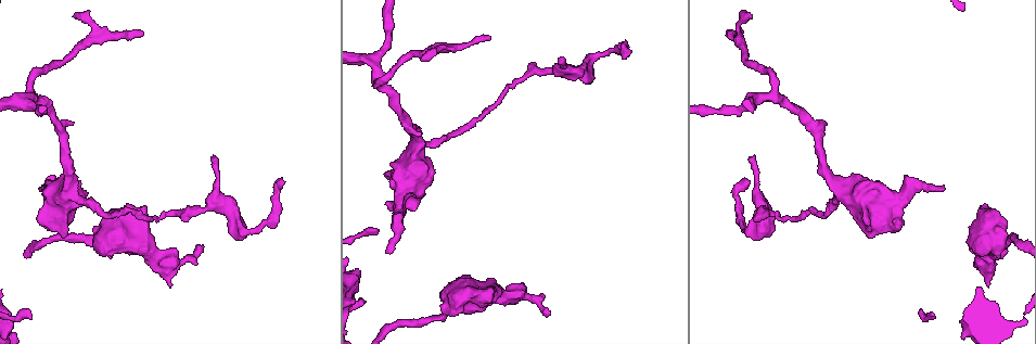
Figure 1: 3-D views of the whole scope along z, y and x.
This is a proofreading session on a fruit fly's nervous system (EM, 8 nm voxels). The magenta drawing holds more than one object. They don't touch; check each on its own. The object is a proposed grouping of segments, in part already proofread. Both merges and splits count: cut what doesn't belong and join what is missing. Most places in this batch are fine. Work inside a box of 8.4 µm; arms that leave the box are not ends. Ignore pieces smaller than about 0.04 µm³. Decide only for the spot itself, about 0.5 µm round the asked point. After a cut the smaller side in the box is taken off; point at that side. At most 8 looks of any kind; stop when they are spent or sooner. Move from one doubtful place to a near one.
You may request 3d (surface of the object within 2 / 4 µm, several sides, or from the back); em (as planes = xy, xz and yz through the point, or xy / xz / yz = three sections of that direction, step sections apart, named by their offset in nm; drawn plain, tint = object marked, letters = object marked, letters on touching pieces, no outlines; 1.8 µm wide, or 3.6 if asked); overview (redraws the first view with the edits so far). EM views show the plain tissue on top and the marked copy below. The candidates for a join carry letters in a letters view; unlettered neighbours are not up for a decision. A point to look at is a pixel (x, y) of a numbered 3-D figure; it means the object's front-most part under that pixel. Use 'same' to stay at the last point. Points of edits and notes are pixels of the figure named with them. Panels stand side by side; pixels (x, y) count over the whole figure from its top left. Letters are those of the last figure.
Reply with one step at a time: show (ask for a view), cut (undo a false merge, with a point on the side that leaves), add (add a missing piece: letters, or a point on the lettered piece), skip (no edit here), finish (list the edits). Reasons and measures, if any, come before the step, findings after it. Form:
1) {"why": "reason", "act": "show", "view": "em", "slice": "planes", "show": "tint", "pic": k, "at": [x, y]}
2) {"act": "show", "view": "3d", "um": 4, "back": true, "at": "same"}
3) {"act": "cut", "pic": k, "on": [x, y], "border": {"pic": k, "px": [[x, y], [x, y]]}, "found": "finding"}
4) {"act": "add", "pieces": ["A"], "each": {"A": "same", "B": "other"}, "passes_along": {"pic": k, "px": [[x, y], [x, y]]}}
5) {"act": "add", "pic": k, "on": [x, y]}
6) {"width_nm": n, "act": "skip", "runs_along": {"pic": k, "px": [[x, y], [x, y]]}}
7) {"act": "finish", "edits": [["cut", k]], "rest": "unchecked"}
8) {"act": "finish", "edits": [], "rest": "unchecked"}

{"why": "branch stops here", "act": "show", "view": "3d", "um": 4, "pic": 1, "at": [41, 188]}

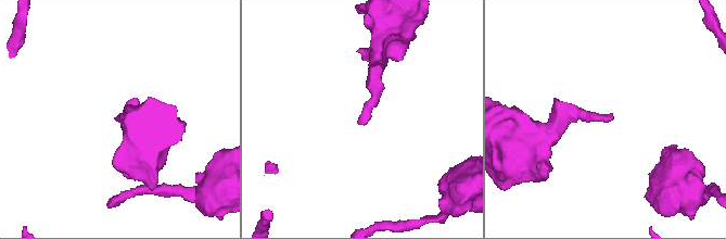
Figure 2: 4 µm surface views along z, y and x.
{"act": "show", "view": "em", "um": 3.6, "slice": "planes", "show": "letters", "pic": 2, "at": [115, 118]}

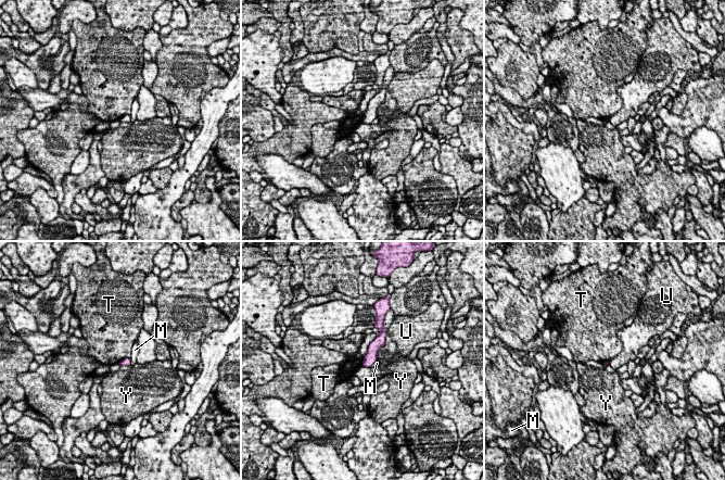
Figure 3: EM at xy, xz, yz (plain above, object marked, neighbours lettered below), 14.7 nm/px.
{"act": "skip", "each": {"M": "other", "T": "other", "U": "other", "Y": "other"}, "border": {"pic": 3, "px": [[129, 357], [124, 357], [118, 363]]}, "found": "none of them fits"}

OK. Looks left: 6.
{"why": "free end", "act": "show", "view": "3d", "um": 4, "pic": 1, "at": [146, 206]}

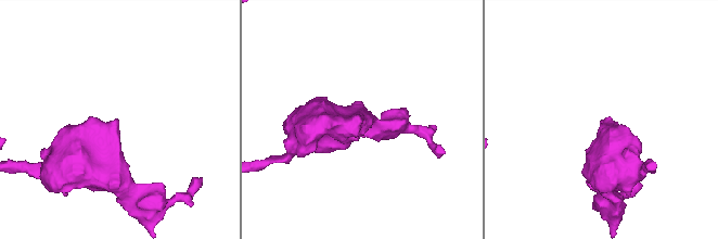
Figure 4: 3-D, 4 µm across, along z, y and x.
{"why": "now the EM", "act": "show", "view": "em", "slice": "yz", "step": 4, "show": "tint", "pic": 4, "at": [602, 121]}

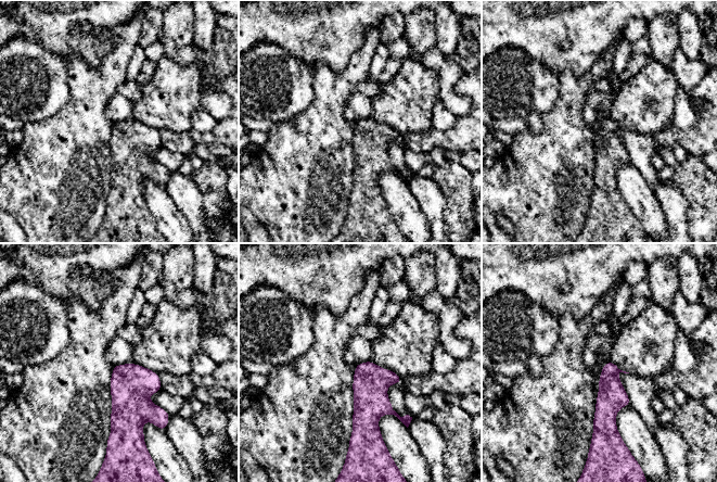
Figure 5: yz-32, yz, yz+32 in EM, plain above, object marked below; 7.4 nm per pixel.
{"why": "another direction", "act": "show", "view": "em", "slice": "planes", "show": "letters", "at": "same"}

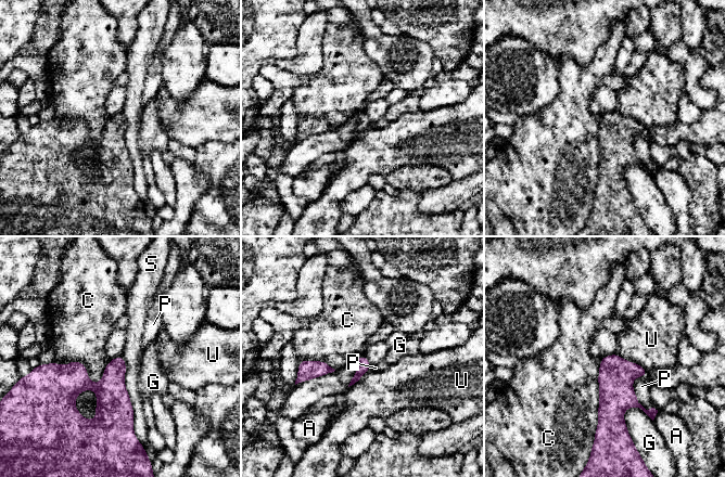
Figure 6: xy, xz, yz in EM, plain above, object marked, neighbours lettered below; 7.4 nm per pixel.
{"act": "skip", "each": {"A": "other", "C": "other", "G": "other", "P": "other", "S": "other", "U": "other"}, "border": {"pic": 6, "px": [[121, 356], [135, 432]]}, "found": "no lettered piece goes on from it"}

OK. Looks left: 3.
{"why": "an open end", "act": "show", "view": "3d", "um": 4, "back": true, "pic": 1, "at": [203, 248]}

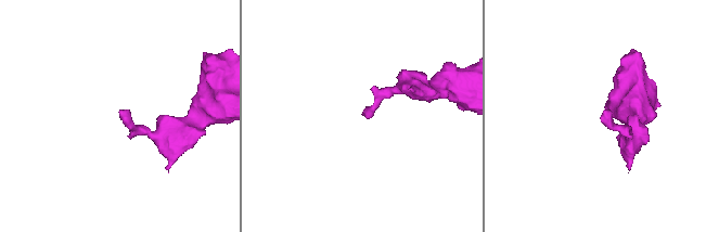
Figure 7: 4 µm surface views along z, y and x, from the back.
{"why": "now the EM", "act": "show", "view": "em", "slice": "xz", "step": 16, "show": "tint", "pic": 7, "at": [120, 112]}

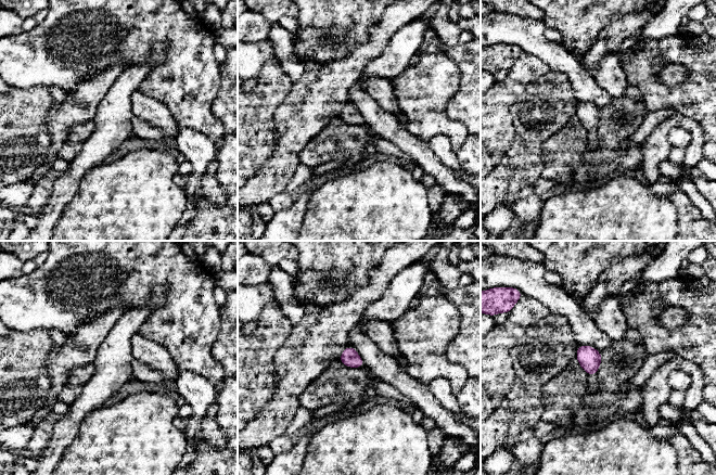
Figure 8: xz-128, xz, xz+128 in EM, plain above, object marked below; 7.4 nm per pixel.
{"why": "another direction", "act": "show", "view": "em", "slice": "planes", "show": "letters", "at": "same"}

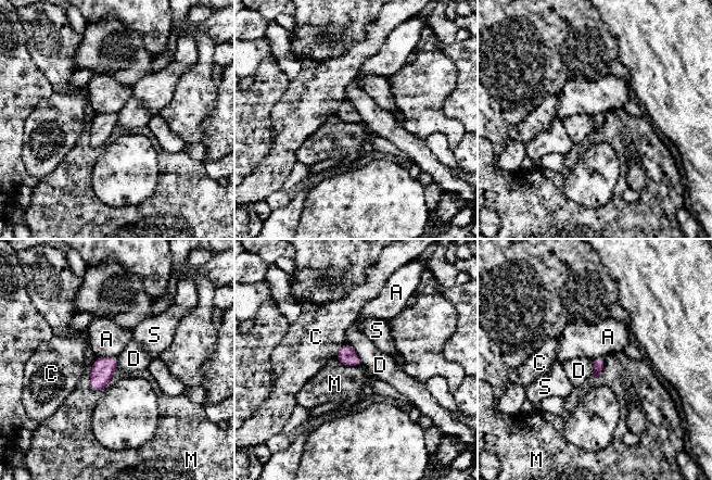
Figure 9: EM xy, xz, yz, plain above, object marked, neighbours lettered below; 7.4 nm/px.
{"act": "skip", "each": {"A": "other", "C": "other", "D": "other", "M": "other", "S": "other"}, "border": {"pic": 9, "px": [[351, 346], [361, 364]]}, "found": "no lettered piece goes on from it"}

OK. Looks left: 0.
{"act": "finish", "edits": [], "rest": "unchecked"}

